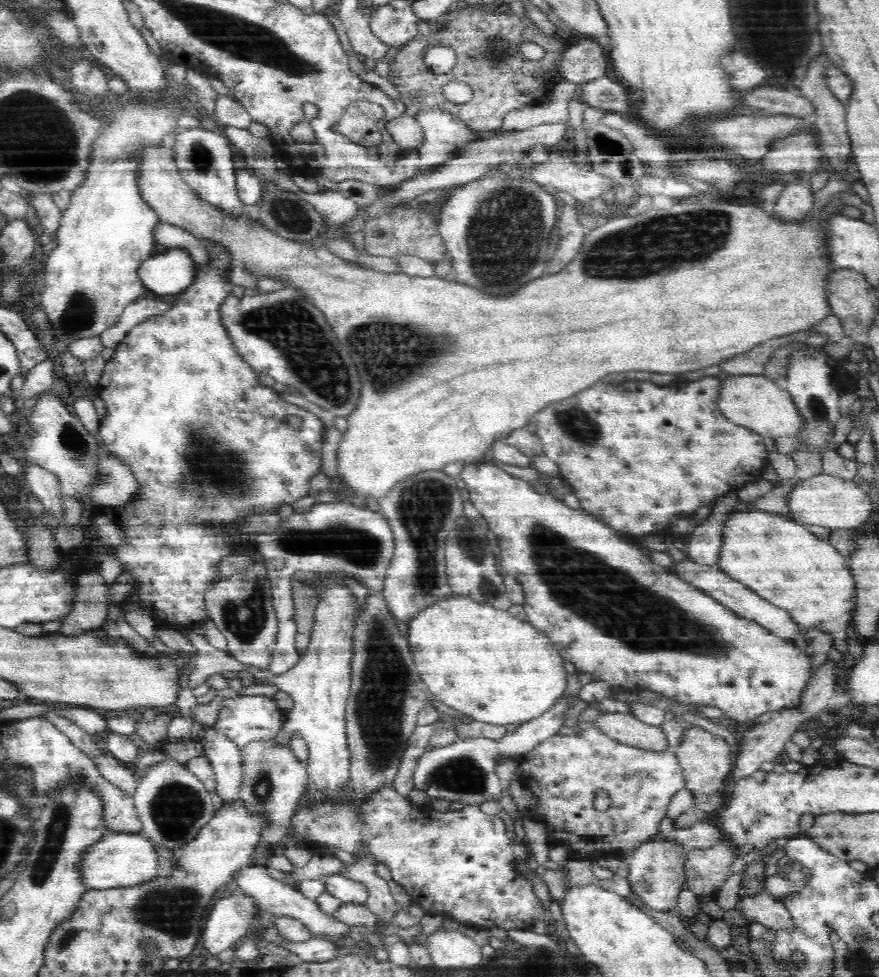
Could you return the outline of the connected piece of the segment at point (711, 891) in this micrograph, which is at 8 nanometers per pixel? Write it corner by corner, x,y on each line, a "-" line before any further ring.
725,844
694,849
685,862
688,890
698,898
718,894
730,880
734,862
741,857
738,848

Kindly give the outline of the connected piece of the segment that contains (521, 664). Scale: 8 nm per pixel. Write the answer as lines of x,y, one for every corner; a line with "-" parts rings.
456,596
436,603
427,610
409,624
407,640
413,661
433,699
462,713
463,718
489,726
522,726
544,715
567,692
565,659
545,634
540,634
528,621
516,619
514,612

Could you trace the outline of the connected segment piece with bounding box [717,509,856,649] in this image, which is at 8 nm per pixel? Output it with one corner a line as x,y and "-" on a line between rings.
762,511
733,512
724,529
724,546
719,567
734,580
740,580
764,600
784,608
804,633
810,628
832,635
834,646
845,649
848,624
856,604
856,591
847,557
826,540
808,531
803,523

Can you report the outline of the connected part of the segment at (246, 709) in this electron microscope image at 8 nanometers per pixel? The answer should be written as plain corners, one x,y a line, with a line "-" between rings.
242,695
235,698
226,698
220,702
216,723
210,727
225,740
232,742
238,750
246,749
251,744
268,744
284,727
287,713
281,710
273,697
264,695

